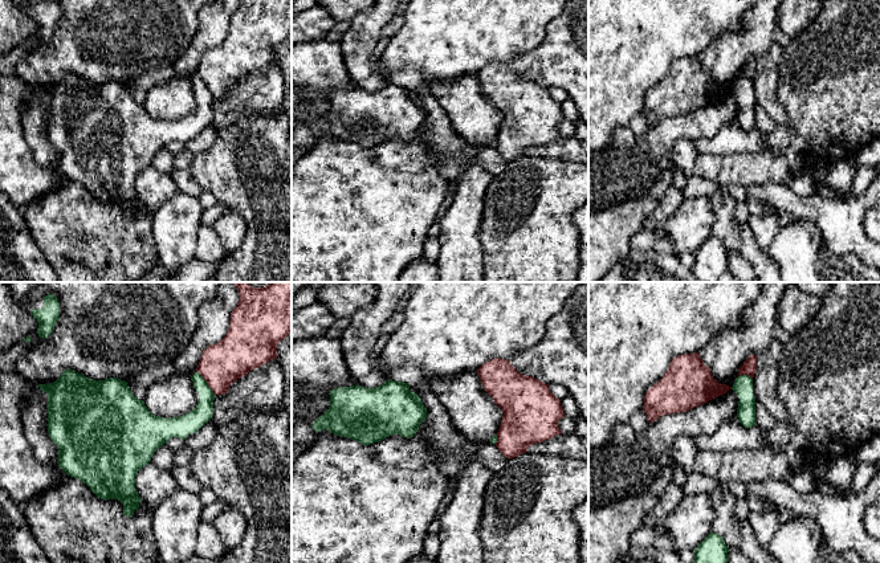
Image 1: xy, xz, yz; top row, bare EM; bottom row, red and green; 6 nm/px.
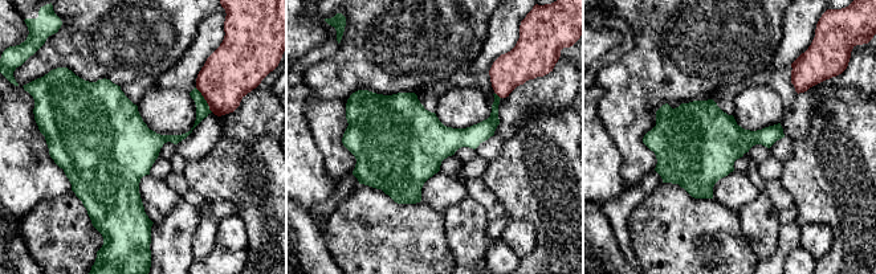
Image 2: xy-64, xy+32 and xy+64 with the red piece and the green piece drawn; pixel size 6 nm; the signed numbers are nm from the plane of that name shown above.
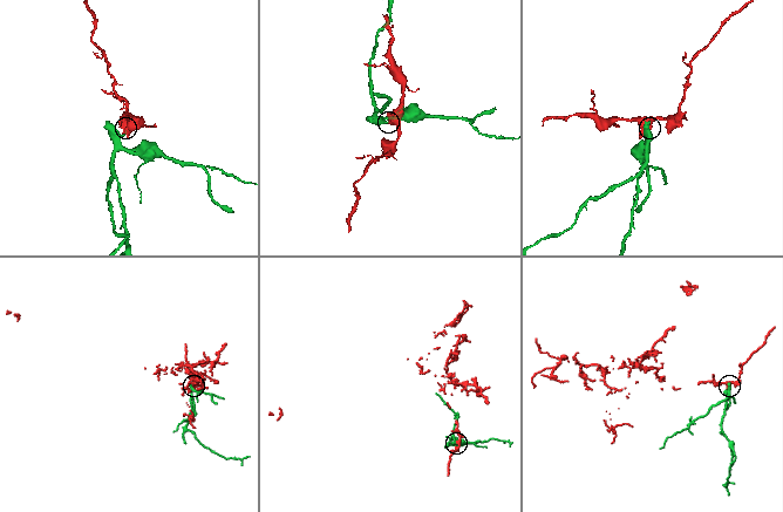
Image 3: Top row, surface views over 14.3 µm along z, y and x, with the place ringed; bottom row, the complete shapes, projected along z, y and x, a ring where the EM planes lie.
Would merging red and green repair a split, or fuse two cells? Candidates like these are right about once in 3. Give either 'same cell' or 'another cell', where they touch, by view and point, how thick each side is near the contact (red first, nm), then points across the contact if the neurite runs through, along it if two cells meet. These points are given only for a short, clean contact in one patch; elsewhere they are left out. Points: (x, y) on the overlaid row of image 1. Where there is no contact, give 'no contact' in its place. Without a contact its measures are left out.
another cell | xy (207, 382) | 260/120 nm | along xy (196, 371), (215, 394)

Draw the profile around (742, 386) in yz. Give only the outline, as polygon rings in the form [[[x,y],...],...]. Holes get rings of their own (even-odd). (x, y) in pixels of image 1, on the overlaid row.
[[[741,375],[736,379],[732,389],[738,395],[737,417],[745,428],[755,425],[755,399],[753,395],[753,379],[749,375]]]

